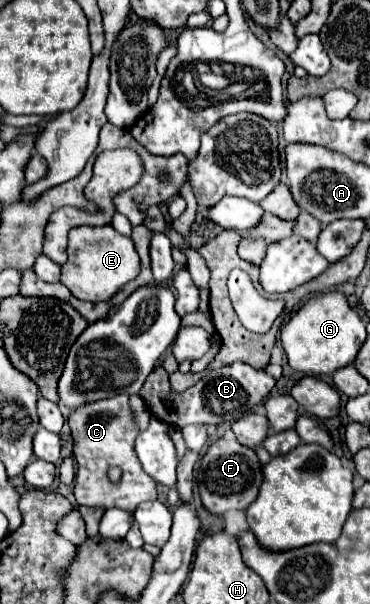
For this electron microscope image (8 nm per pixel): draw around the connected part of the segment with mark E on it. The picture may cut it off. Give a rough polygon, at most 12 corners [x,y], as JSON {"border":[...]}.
{"border":[[112,225],[70,231],[62,283],[108,301],[140,273]]}

